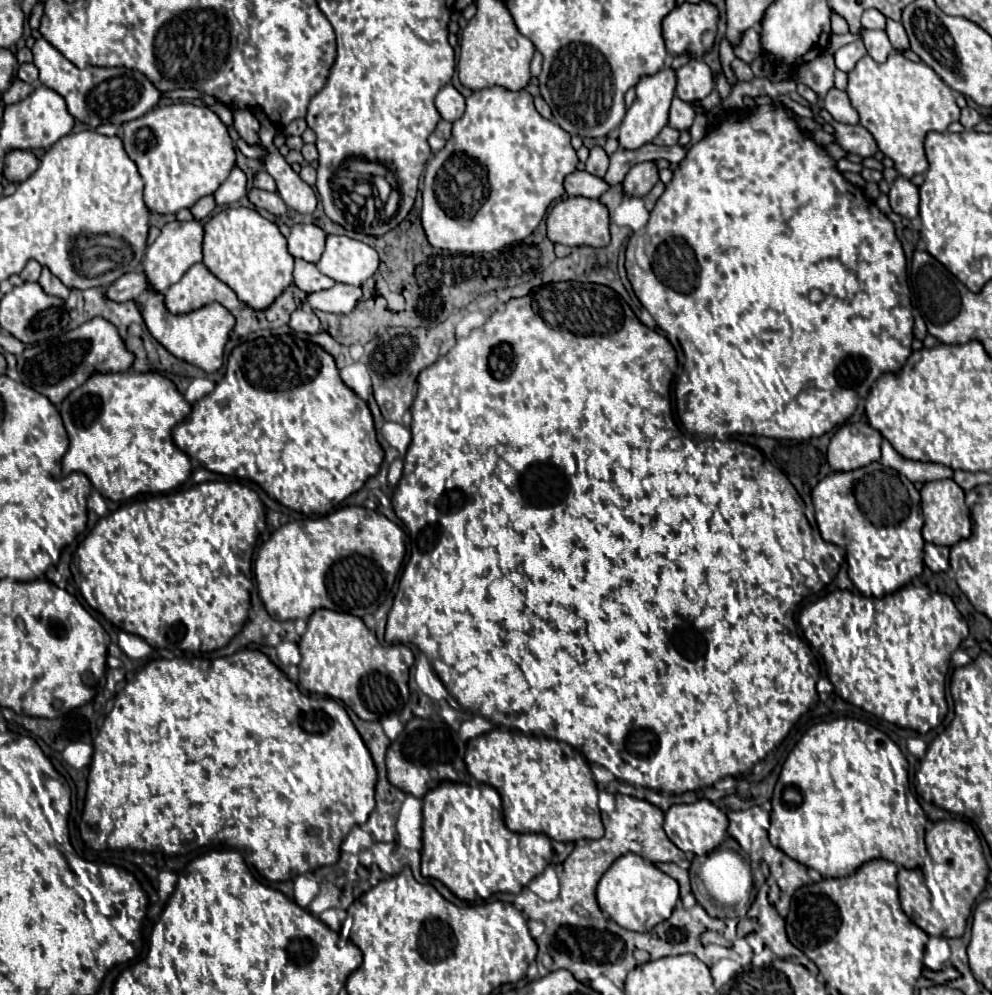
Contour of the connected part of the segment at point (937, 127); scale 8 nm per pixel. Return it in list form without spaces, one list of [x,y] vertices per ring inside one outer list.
[[[889,54],[883,64],[871,56],[863,56],[849,72],[847,94],[865,126],[877,140],[879,150],[895,162],[895,168],[905,178],[923,174],[927,158],[923,140],[927,132],[945,132],[951,122],[959,120],[959,106],[951,88],[923,62],[911,62],[903,54]]]

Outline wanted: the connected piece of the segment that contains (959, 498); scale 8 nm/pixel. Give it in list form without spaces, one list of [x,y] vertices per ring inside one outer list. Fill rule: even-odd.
[[[951,478],[927,482],[921,488],[921,510],[923,510],[923,520],[925,520],[923,524],[925,542],[953,546],[955,542],[971,536],[971,514],[965,504],[965,494]]]

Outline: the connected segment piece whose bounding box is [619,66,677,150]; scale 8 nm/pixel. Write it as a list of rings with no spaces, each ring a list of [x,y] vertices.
[[[663,66],[657,74],[641,76],[639,84],[635,86],[637,98],[635,98],[633,106],[627,110],[627,114],[619,126],[619,146],[621,148],[635,150],[635,148],[651,142],[661,132],[661,128],[667,124],[669,106],[675,96],[675,76],[677,76],[677,72],[671,66]]]

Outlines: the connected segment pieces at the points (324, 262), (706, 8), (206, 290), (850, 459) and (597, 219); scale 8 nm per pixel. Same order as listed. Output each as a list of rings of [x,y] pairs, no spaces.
[[[327,236],[327,248],[317,268],[341,284],[361,286],[377,272],[379,256],[369,244],[349,236]]]
[[[681,4],[663,20],[663,38],[671,56],[691,52],[693,58],[701,58],[711,50],[717,28],[715,6],[701,4]]]
[[[203,262],[193,264],[165,294],[165,306],[173,314],[185,314],[211,302],[223,304],[229,312],[243,306],[237,294],[225,282],[215,278]]]
[[[847,422],[831,438],[827,460],[833,470],[849,472],[881,458],[881,434],[865,422]]]
[[[567,196],[559,200],[547,216],[547,236],[555,244],[565,246],[593,246],[603,248],[609,244],[609,210],[599,200],[583,196]]]

